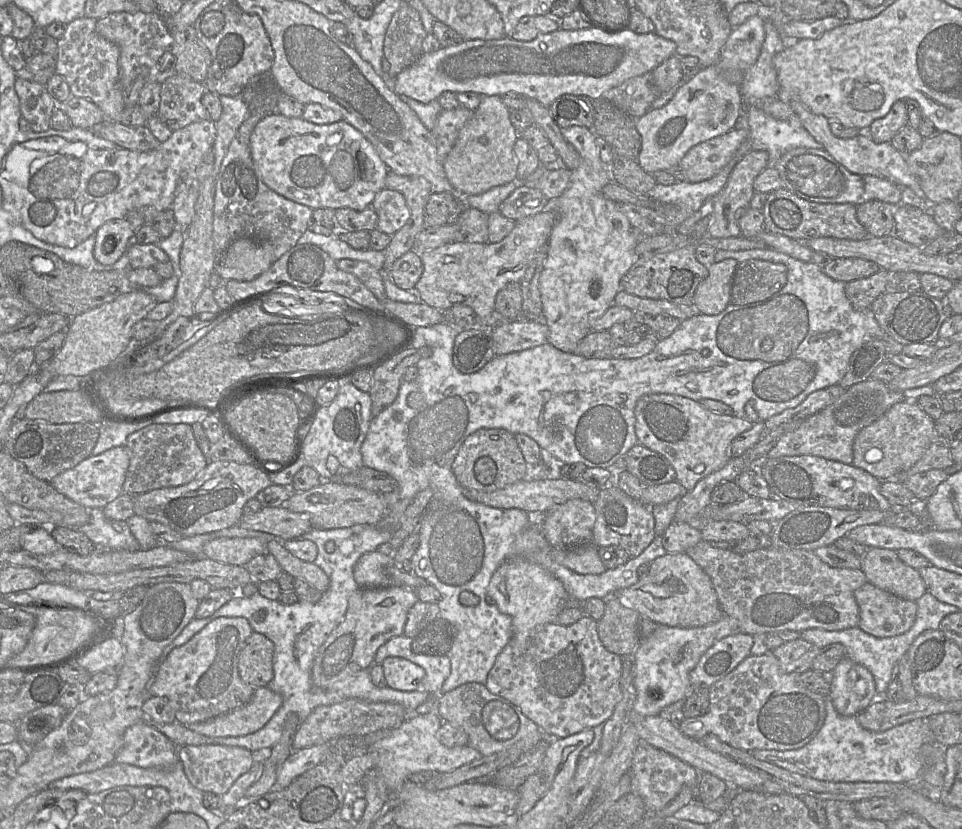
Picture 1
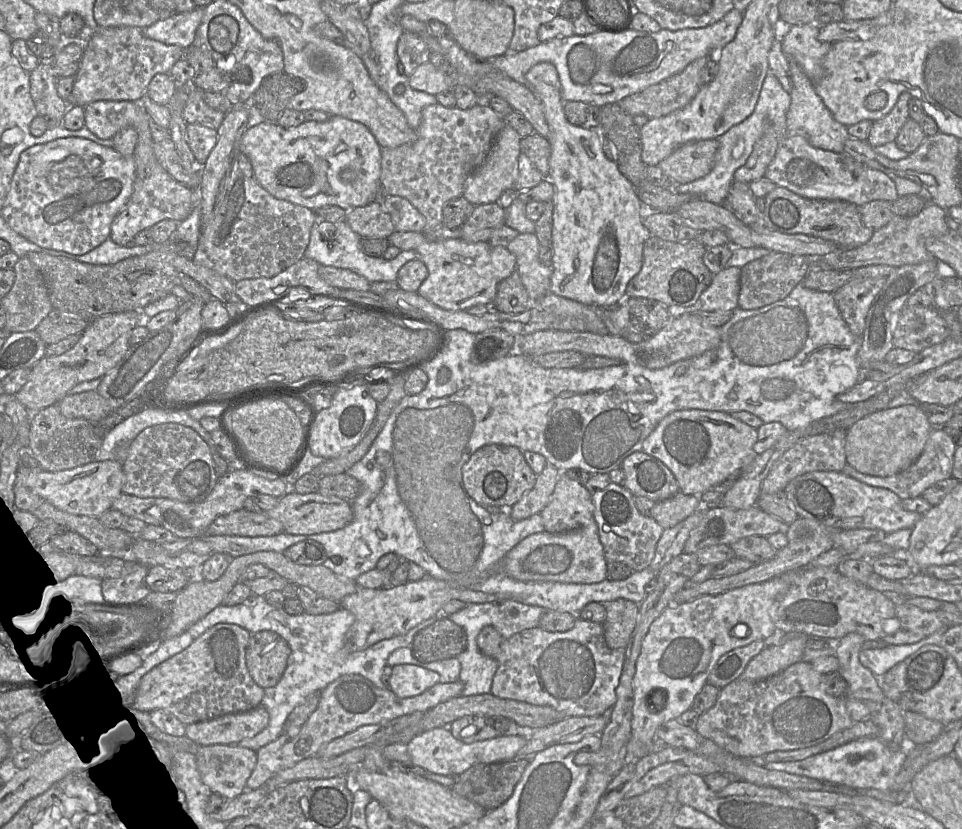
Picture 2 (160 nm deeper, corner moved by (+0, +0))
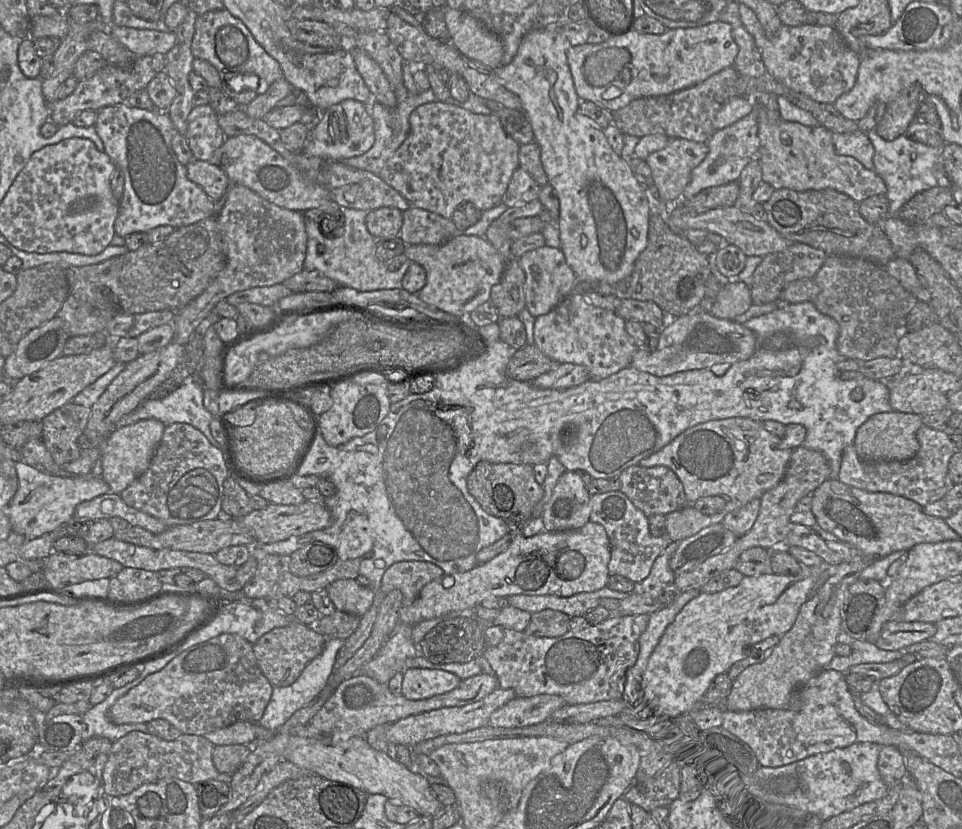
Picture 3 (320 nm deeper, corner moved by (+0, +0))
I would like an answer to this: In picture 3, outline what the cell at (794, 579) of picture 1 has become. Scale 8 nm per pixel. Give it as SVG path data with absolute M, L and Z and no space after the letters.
M892 618L882 626L875 645L882 650L904 650L912 644L929 640L935 633L935 624L905 622Z

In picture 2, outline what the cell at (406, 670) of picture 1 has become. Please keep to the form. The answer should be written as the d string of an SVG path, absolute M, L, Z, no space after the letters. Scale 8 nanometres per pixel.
M399 664L392 667L389 689L400 698L422 694L440 683L437 672L412 664Z

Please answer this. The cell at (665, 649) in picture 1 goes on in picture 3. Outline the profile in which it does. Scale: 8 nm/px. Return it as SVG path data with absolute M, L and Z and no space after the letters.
M826 564L819 567L802 566L801 573L796 576L771 573L744 577L737 586L716 593L703 592L691 599L666 628L649 658L641 683L640 699L647 704L651 714L673 719L688 713L701 702L712 680L743 659L753 645L770 636L782 637L787 633L826 567Z

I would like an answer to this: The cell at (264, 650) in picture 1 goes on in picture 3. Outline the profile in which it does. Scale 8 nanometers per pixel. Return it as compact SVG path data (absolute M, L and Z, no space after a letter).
M292 619L289 625L265 633L252 647L257 664L268 681L274 687L286 687L295 682L306 665L322 653L326 640L314 627Z

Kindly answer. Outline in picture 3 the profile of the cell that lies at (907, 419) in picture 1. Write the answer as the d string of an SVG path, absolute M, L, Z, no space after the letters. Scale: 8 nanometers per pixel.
M898 411L875 414L857 429L852 445L858 456L865 461L909 460L920 448L917 431L922 426L923 417L918 414Z

